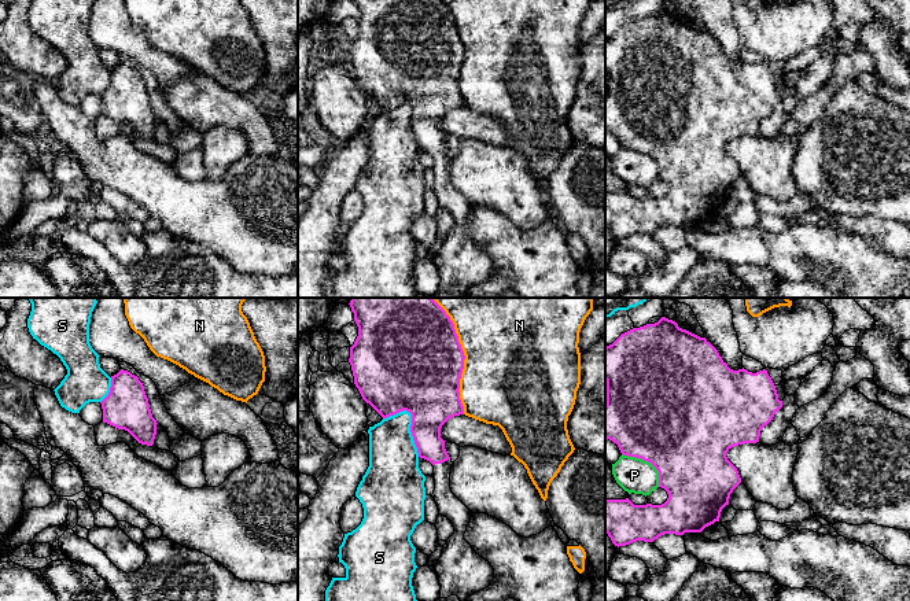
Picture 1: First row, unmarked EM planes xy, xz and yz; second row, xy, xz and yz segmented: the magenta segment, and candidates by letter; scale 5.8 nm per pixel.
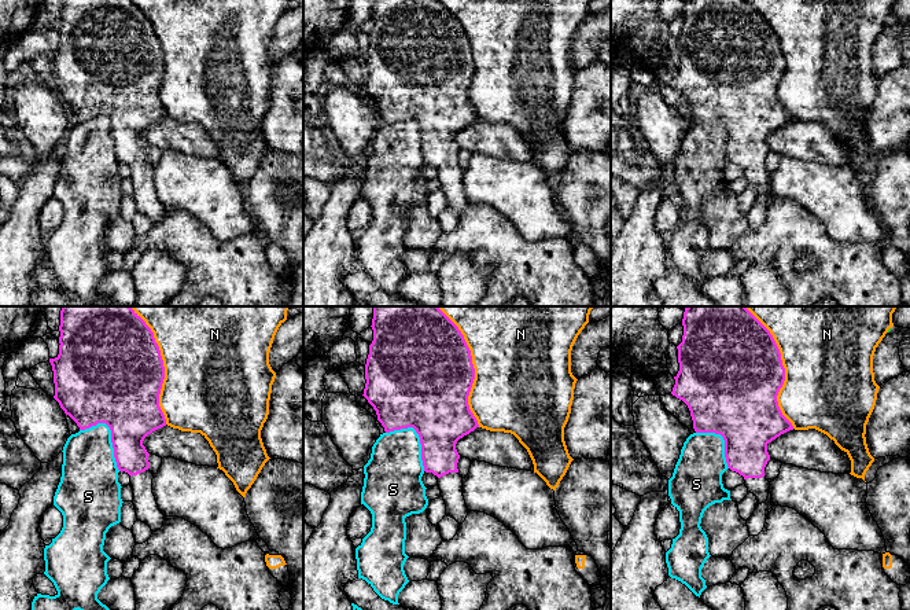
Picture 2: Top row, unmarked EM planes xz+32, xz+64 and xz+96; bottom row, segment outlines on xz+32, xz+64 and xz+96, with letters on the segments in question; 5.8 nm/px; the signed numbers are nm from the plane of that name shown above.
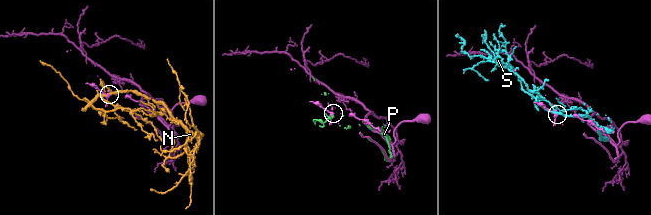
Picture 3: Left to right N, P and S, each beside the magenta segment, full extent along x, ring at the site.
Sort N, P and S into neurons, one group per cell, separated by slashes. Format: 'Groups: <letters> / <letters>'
Groups: N / P / S

